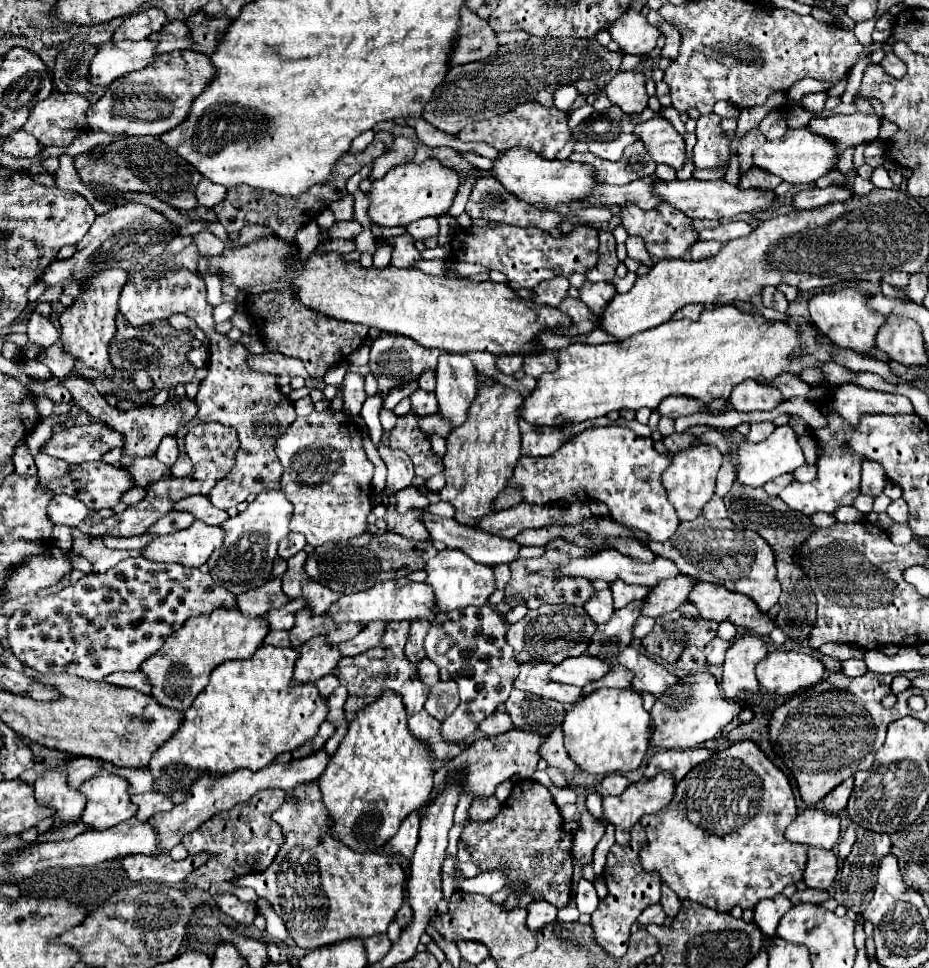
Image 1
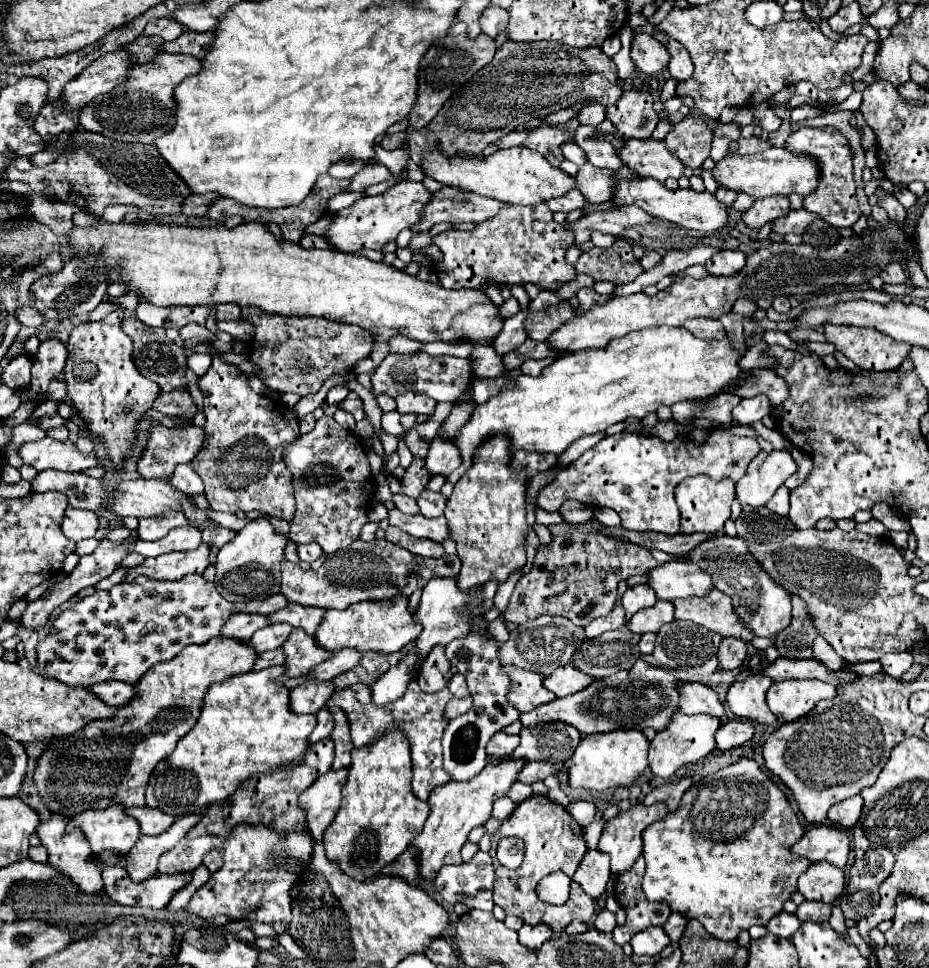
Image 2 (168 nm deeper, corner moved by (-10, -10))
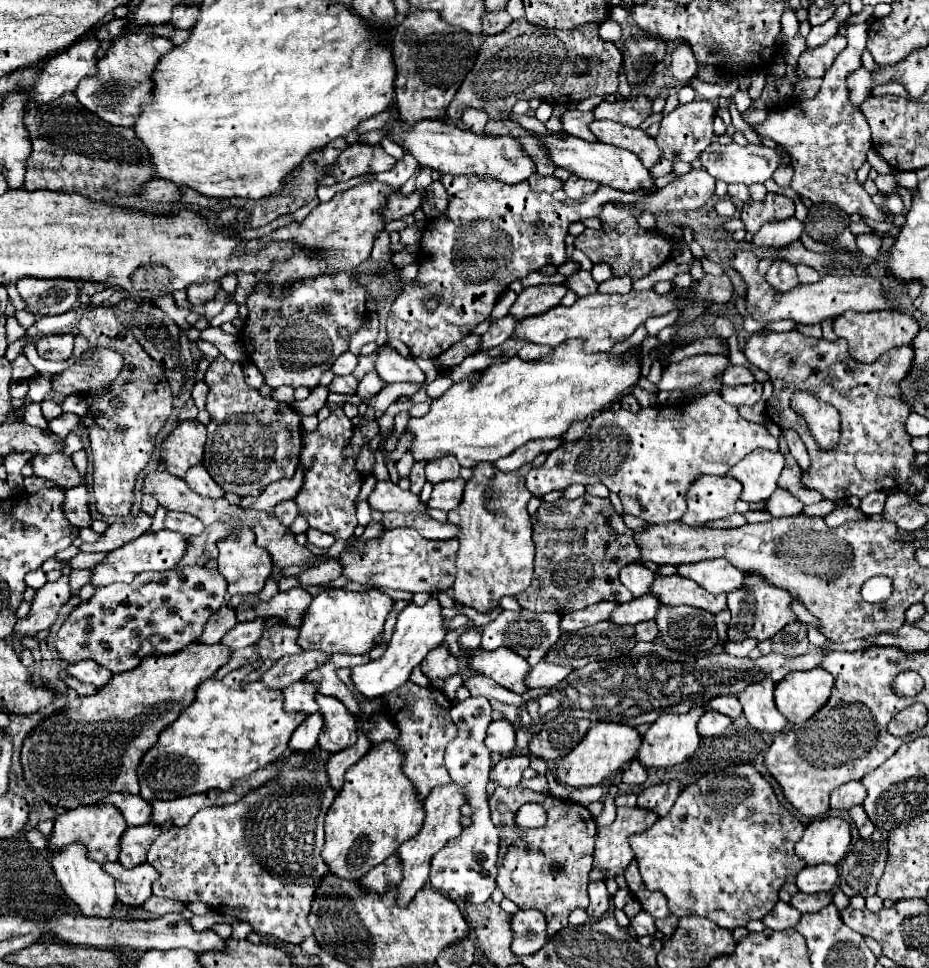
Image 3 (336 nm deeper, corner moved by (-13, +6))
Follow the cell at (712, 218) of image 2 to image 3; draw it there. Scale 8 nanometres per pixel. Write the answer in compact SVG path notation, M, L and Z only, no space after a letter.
M529 132L531 136L539 138L549 160L557 166L557 168L565 168L571 174L583 176L587 180L595 180L603 186L611 186L615 190L623 190L623 192L635 192L637 188L651 188L651 174L649 170L641 164L641 160L637 160L637 156L633 156L633 152L625 152L621 148L613 148L609 144L601 144L601 142L587 142L581 138L573 138L573 136L543 136L537 132Z

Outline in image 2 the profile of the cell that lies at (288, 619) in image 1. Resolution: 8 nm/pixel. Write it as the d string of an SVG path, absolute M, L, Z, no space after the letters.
M272 624L272 626L266 626L266 628L258 630L250 640L246 640L246 644L254 646L254 650L262 654L266 650L280 648L288 640L292 630L294 628L290 624Z

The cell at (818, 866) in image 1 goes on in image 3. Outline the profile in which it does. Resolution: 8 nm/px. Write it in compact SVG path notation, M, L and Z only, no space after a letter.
M817 864L817 868L803 868L797 874L797 888L805 894L829 892L837 882L837 866Z

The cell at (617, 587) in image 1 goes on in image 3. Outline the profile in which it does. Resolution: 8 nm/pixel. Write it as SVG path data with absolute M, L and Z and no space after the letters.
M637 562L637 564L625 566L621 570L619 578L621 578L621 584L627 586L633 592L633 596L637 598L637 596L643 596L643 594L649 592L649 584L653 582L655 574L647 566L643 566L643 564Z

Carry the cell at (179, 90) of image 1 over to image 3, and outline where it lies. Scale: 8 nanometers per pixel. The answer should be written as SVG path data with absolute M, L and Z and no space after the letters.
M125 32L117 36L107 48L105 56L97 64L97 74L83 78L77 84L75 96L77 100L101 120L115 126L133 126L135 116L139 116L139 106L153 100L153 86L149 84L149 76L157 64L157 60L169 52L173 44L165 38L157 38L145 32Z

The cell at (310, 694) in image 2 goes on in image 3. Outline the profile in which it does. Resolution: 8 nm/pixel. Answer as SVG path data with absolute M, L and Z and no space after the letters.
M299 680L297 684L291 684L283 692L285 712L305 712L305 714L317 712L315 692L317 692L317 684L309 684L309 682L303 682L303 680Z

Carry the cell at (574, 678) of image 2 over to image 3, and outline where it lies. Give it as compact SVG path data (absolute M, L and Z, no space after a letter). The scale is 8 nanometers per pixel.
M539 662L535 664L529 674L525 676L525 686L529 690L533 688L553 688L557 686L563 678L567 678L569 674L569 668L565 666L557 666L557 664L545 664L545 662Z

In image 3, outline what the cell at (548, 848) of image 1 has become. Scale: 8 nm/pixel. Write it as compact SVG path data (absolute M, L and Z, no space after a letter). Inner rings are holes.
M519 786L507 788L507 790L495 788L495 792L489 798L489 806L491 806L493 824L499 828L499 844L501 844L499 846L499 860L501 860L501 866L505 864L505 868L499 868L497 886L503 890L505 898L513 900L519 908L535 908L535 910L543 912L543 916L547 920L547 934L551 938L553 934L557 934L561 928L567 926L567 916L571 914L571 910L589 906L587 874L593 864L593 860L591 860L593 858L593 842L595 842L595 834L597 834L595 820L585 806L579 806L573 802L561 802L561 800L555 800L551 796L543 796L543 794L537 794L531 790L519 790ZM527 802L537 802L537 804L545 806L545 810L547 810L545 826L521 830L515 824L515 812L519 810L519 806L523 806Z

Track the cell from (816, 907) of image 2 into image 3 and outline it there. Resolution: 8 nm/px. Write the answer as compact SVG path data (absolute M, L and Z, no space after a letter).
M797 892L791 902L793 908L797 908L801 914L805 912L817 912L821 908L825 908L825 904L831 904L831 894L829 892L817 892L817 894L805 894L805 892Z

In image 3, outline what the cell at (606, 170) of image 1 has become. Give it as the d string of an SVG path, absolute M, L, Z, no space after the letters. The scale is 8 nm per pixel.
M569 176L569 180L565 182L565 194L573 200L579 200L583 194L593 194L599 188L599 184L593 184L593 180L585 180L579 176Z

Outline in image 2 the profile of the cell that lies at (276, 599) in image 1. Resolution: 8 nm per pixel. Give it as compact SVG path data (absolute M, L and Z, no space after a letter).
M234 614L226 626L222 628L222 636L230 636L230 638L238 638L238 640L250 640L250 636L272 624L268 620L268 616L258 616L258 614Z

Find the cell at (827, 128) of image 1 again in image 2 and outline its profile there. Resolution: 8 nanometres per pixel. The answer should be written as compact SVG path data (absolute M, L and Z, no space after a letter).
M800 128L788 138L786 148L794 152L814 154L820 160L822 180L816 192L804 198L804 208L814 214L820 214L828 224L836 228L852 226L860 216L860 208L856 202L856 184L852 180L852 150L846 137L834 128Z

